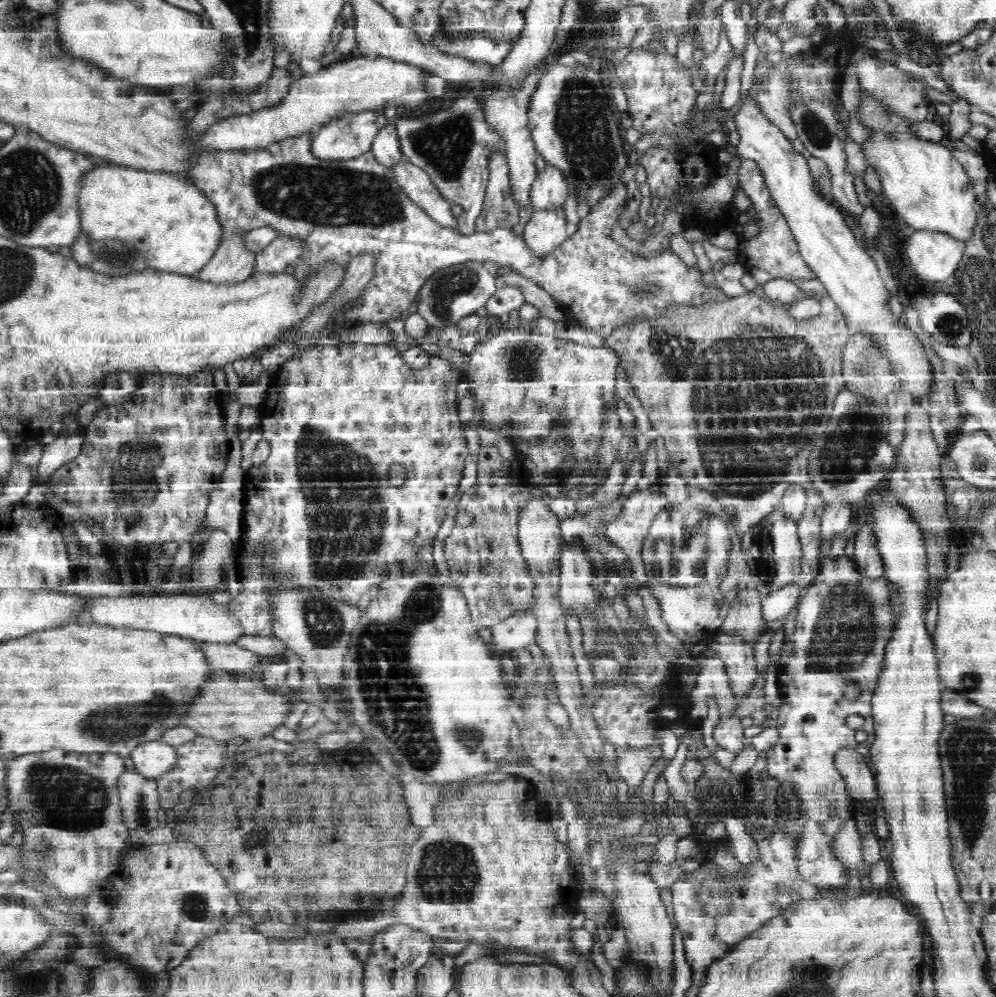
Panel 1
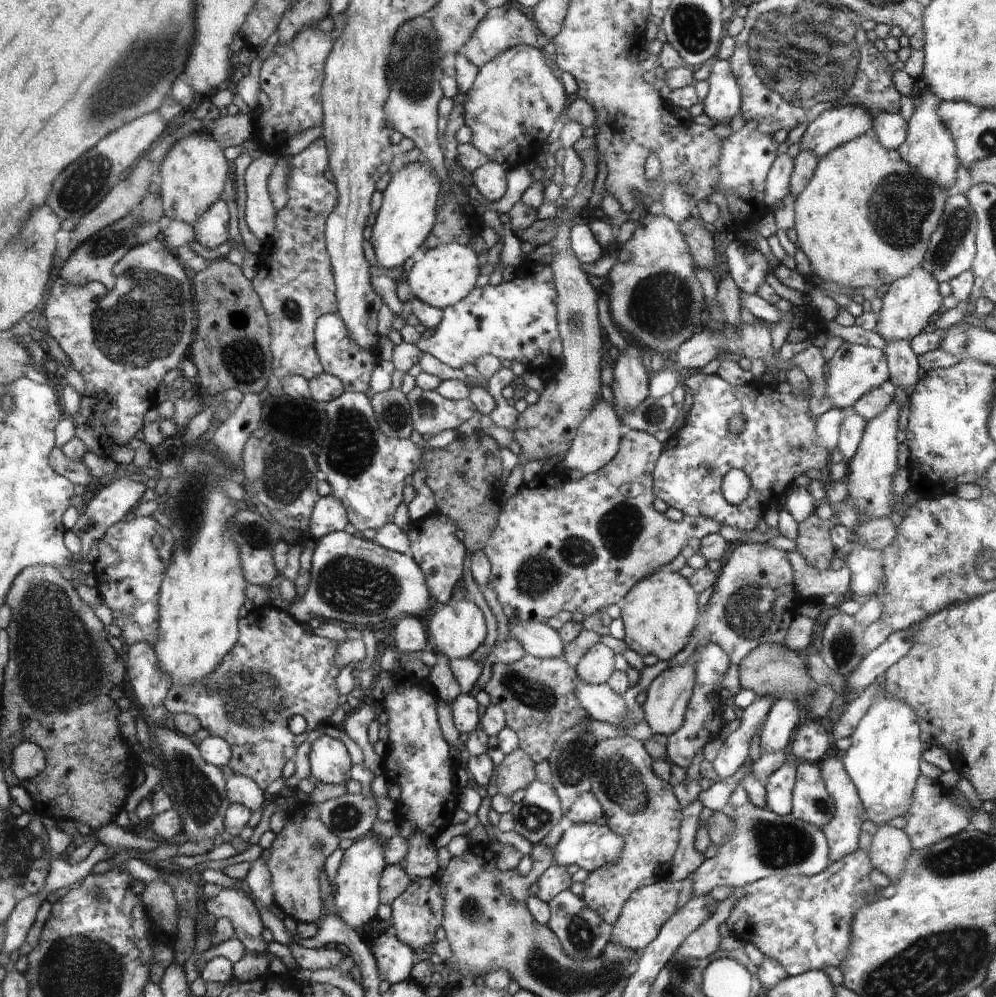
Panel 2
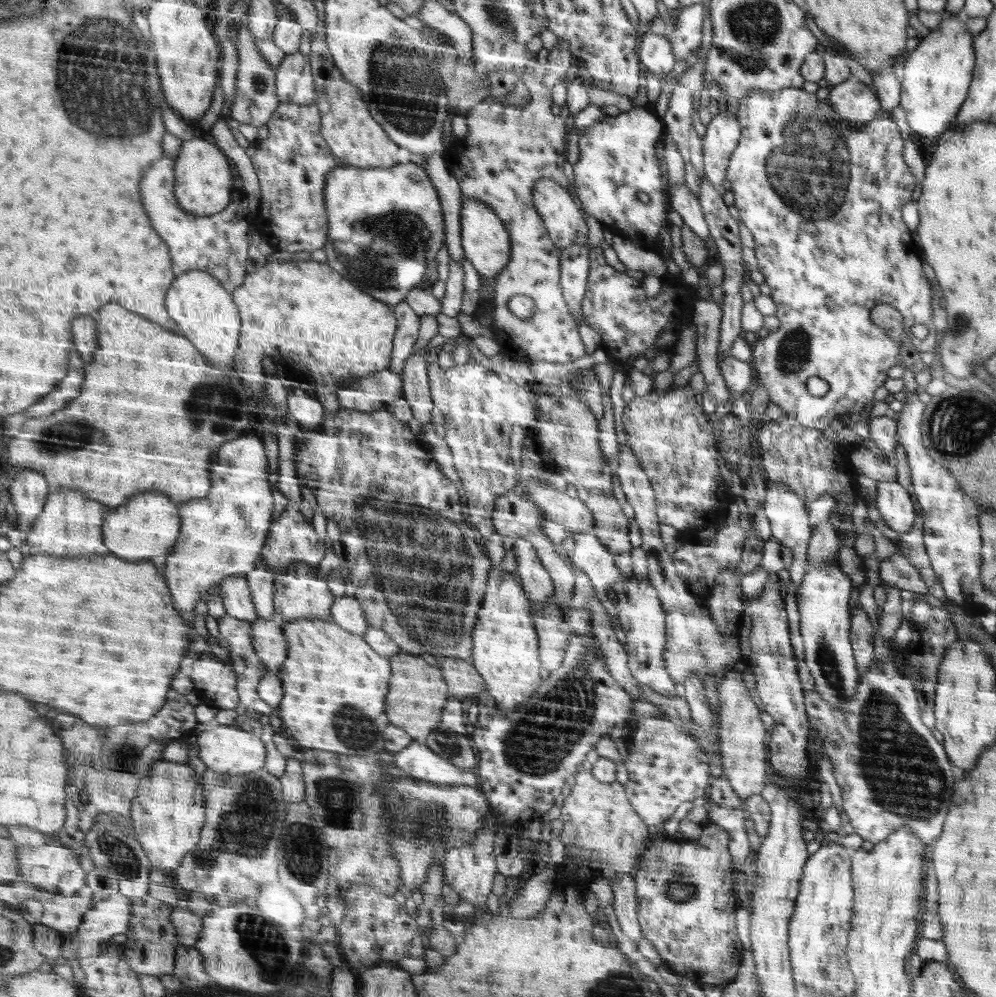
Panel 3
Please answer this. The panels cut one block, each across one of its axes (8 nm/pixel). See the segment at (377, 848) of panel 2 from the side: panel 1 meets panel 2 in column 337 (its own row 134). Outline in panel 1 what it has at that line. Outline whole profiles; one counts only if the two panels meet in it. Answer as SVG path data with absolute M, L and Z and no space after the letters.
M864 92L860 122L866 128L874 130L874 136L864 142L864 154L868 164L874 166L880 174L884 194L892 202L892 208L898 212L898 216L906 220L906 224L914 230L942 232L962 244L968 244L974 238L980 218L980 212L976 212L978 194L974 194L974 188L962 164L954 160L954 152L942 144L922 142L908 132L908 122L890 116L876 100Z

